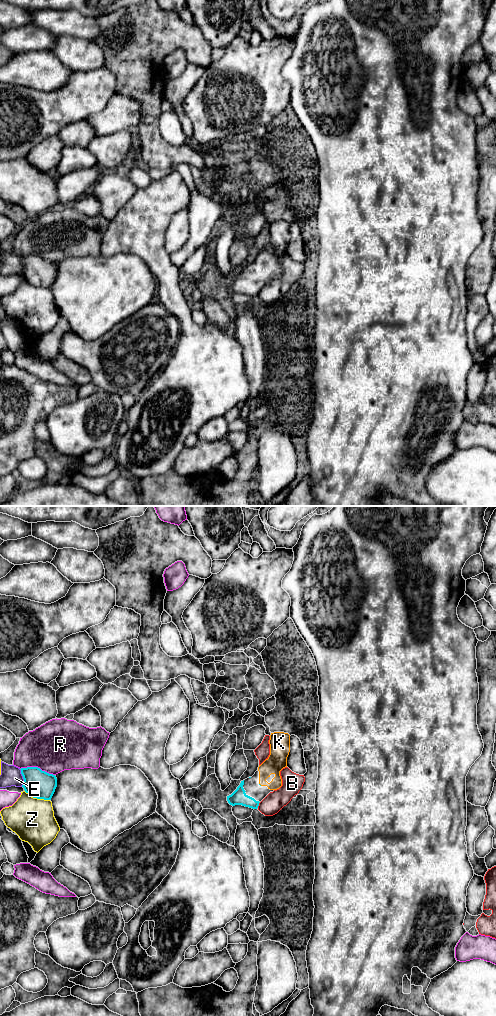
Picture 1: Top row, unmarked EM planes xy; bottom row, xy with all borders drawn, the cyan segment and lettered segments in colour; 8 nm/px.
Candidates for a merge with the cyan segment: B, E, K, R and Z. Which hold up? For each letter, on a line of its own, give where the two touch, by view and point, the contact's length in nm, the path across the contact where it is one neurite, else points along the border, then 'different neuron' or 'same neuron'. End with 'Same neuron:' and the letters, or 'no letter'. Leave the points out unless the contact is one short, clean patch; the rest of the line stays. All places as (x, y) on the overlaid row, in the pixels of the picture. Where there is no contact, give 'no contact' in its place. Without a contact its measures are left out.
B: xy (258, 805) | 50 nm | along xy (260, 802), (257, 807) | different neuron
E: xy (23, 778) | 150 nm | different neuron
K: no contact | same neuron
R: xy (37, 767) | 280 nm | different neuron
Z: xy (37, 798) | 220 nm | different neuron
Same neuron: K

